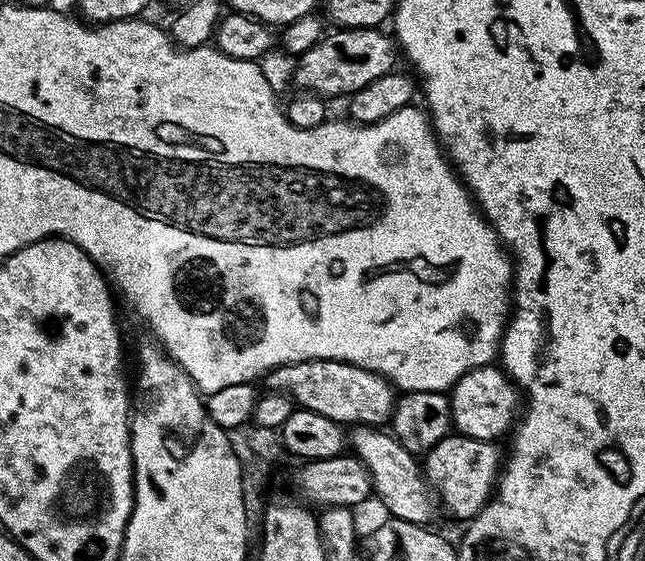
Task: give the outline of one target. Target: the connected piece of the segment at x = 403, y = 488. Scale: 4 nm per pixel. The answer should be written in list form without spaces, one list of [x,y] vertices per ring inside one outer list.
[[[356,426],[350,432],[350,448],[366,466],[372,476],[375,495],[380,496],[387,515],[394,520],[405,520],[425,526],[431,525],[436,516],[438,500],[424,478],[422,464],[406,446],[393,438],[391,431],[380,426]]]

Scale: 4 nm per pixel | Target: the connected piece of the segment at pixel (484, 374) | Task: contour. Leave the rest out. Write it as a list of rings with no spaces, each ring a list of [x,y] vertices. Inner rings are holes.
[[[495,363],[484,364],[481,368],[471,368],[466,374],[462,374],[462,378],[452,387],[448,396],[453,429],[461,436],[493,442],[499,441],[499,436],[504,431],[507,433],[517,423],[521,404],[522,396],[516,385],[512,383],[503,367]]]

